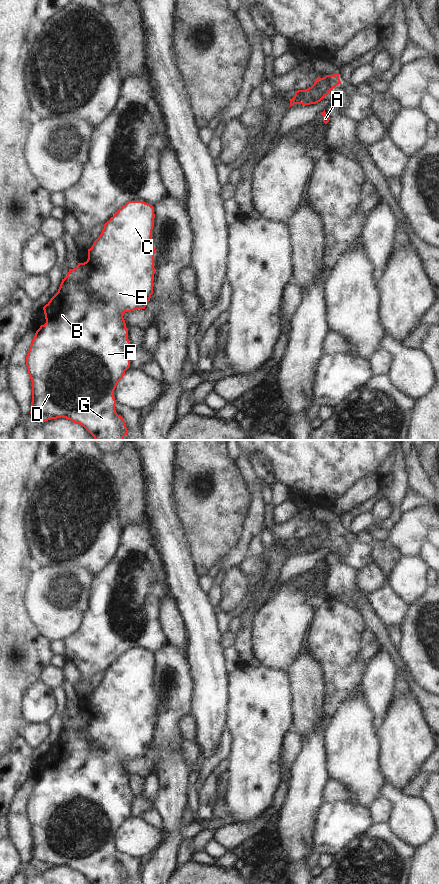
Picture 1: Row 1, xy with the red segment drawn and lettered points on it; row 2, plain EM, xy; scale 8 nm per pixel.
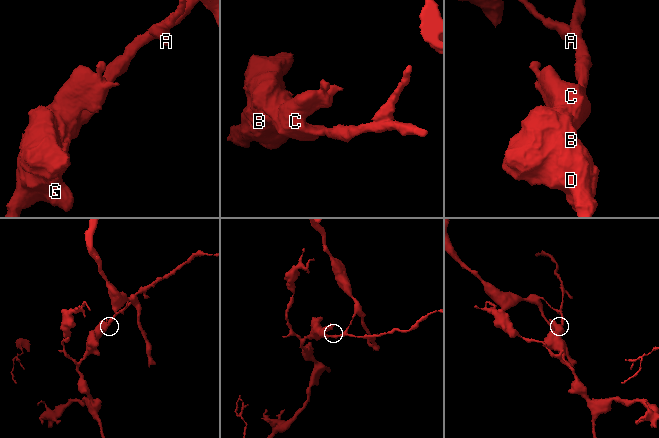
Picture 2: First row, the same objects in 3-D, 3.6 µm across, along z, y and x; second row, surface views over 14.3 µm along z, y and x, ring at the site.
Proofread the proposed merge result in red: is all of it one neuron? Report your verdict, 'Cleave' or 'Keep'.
Cleave.

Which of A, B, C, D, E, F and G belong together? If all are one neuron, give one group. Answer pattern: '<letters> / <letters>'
A / B C D E F G

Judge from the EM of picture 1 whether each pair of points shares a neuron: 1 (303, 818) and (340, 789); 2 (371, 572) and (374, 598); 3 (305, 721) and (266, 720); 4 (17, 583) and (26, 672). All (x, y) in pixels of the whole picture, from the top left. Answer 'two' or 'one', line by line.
1: two
2: two
3: two
4: one

